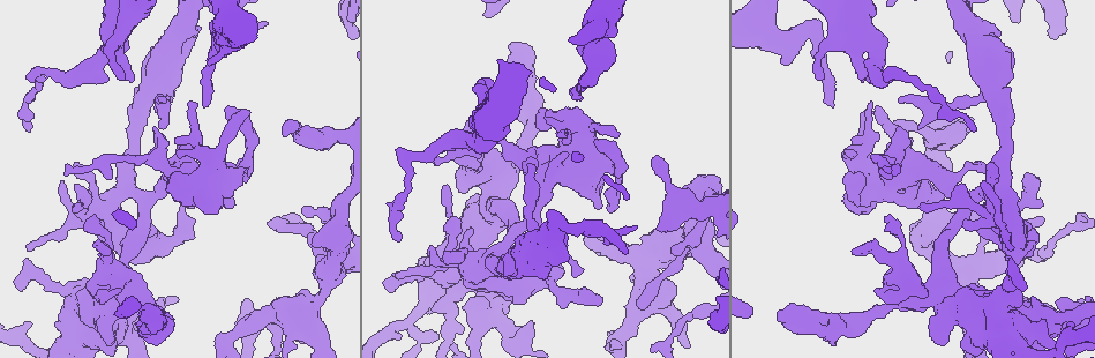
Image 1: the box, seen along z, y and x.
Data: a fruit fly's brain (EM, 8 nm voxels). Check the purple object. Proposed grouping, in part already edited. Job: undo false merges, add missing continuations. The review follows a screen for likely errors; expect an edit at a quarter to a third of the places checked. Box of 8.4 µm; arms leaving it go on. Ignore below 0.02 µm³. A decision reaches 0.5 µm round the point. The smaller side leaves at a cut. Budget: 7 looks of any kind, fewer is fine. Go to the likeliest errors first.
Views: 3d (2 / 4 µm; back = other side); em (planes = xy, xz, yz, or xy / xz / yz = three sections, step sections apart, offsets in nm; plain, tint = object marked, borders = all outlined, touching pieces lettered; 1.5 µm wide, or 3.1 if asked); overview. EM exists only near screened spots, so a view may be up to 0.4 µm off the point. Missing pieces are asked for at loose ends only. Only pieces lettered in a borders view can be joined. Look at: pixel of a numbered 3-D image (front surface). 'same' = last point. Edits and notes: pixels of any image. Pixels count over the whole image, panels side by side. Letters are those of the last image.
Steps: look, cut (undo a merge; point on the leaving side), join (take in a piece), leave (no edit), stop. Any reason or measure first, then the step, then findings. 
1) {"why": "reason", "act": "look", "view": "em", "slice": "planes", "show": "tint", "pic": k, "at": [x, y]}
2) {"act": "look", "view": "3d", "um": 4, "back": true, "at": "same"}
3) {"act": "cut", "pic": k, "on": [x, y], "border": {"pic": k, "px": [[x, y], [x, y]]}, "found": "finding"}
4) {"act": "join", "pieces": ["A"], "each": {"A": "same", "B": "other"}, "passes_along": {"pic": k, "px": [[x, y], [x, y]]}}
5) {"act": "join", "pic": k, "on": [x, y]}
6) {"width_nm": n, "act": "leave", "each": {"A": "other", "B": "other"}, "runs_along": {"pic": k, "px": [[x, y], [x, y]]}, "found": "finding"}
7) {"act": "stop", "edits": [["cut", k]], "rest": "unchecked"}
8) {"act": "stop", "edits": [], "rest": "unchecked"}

{"act": "look", "view": "em", "slice": "planes", "show": "borders", "pic": 1, "at": [833, 105]}

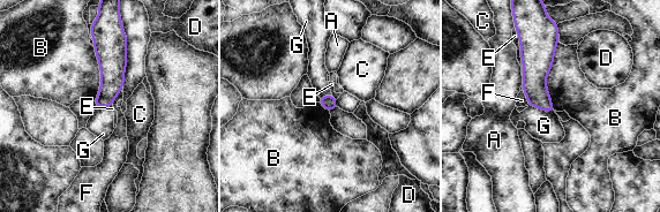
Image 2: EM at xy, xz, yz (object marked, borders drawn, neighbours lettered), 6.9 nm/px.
{"act": "leave", "each": {"A": "other", "B": "other", "C": "other", "D": "other", "E": "other", "F": "other", "G": "other"}, "border": {"pic": 2, "px": [[559, 42], [546, 81], [554, 110]]}, "found": "none of them fits"}

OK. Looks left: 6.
{"why": "an open end", "act": "look", "view": "3d", "um": 4, "pic": 1, "at": [498, 233]}

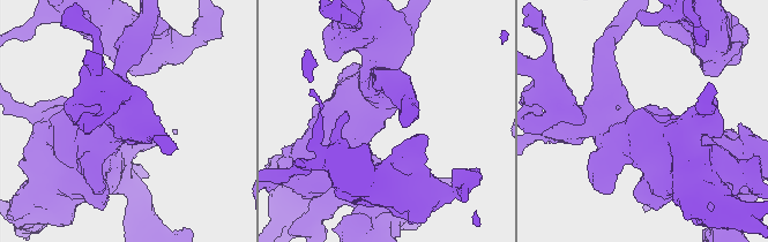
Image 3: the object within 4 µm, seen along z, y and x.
{"why": "shape alone is not enough", "act": "look", "view": "em", "slice": "xz", "step": 4, "show": "tint", "pic": 3, "at": [649, 107]}

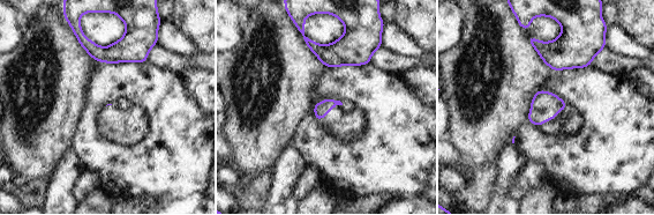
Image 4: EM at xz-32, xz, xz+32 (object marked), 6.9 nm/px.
{"why": "another direction", "act": "look", "view": "em", "slice": "planes", "show": "borders", "at": "same"}

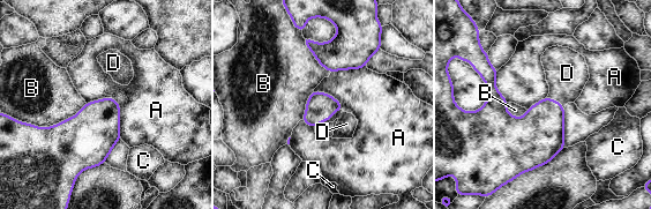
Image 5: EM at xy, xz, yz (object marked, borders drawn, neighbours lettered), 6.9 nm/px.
{"act": "join", "pieces": ["D"], "each": {"A": "other", "B": "other", "C": "other", "D": "same"}, "passes_along": {"pic": 5, "px": [[320, 107], [329, 118], [346, 124]]}, "found": "the cell continues"}

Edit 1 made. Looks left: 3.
{"why": "see it whole again", "act": "look", "view": "overview"}

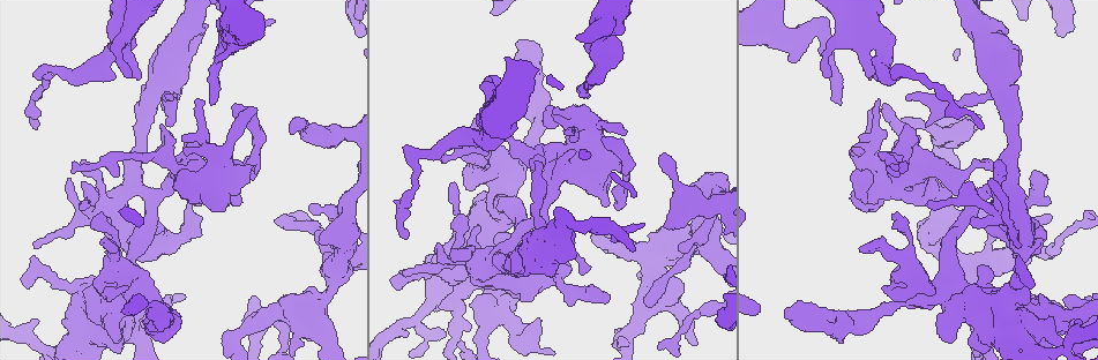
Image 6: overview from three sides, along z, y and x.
{"why": "branch stops here", "act": "look", "view": "em", "slice": "planes", "show": "borders", "pic": 6, "at": [681, 280]}

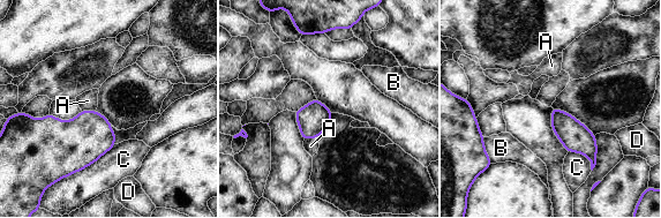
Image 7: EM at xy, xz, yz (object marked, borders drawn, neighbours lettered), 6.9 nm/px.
{"longest_contact_nm": ["C", 380], "act": "leave", "each": {"A": "other", "B": "other", "C": "other", "D": "other"}, "border": {"pic": 7, "px": [[82, 110], [95, 111]]}, "found": "no lettered piece goes on from it"}

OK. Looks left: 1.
{"act": "stop", "edits": [["join", 5]], "rest": "unchecked"}

